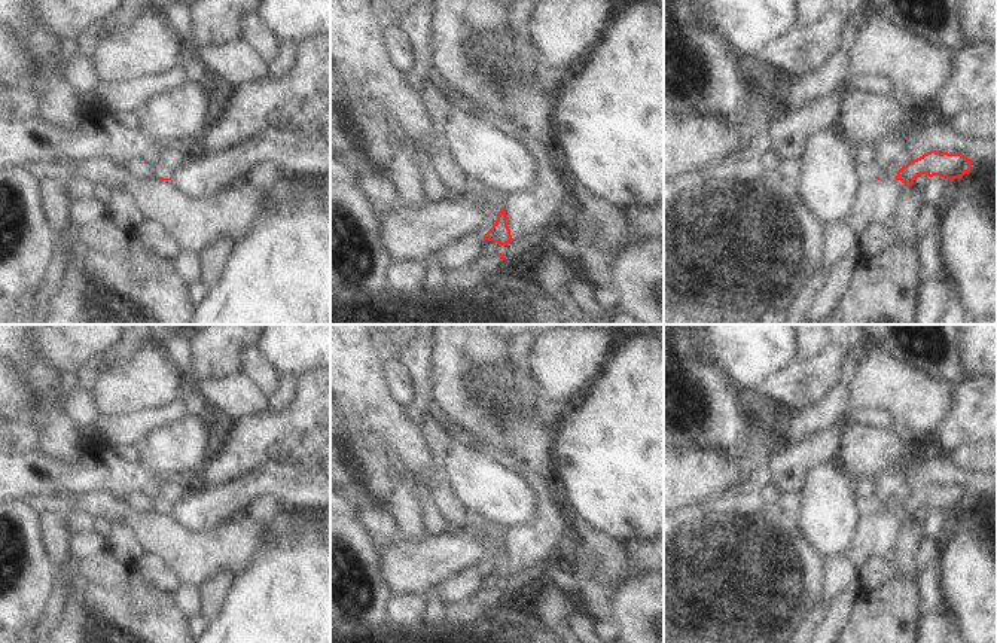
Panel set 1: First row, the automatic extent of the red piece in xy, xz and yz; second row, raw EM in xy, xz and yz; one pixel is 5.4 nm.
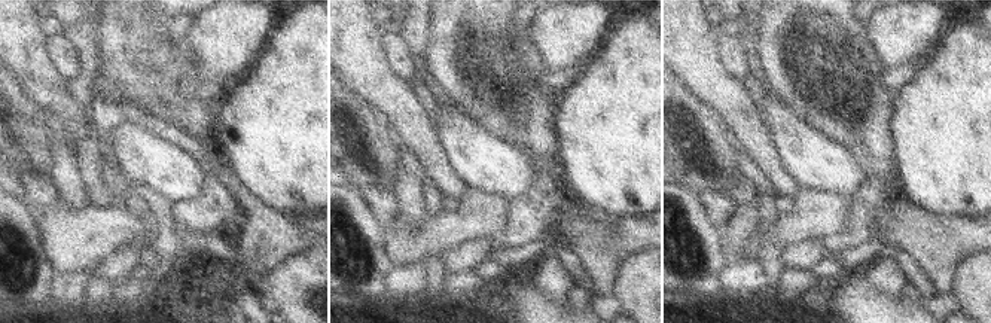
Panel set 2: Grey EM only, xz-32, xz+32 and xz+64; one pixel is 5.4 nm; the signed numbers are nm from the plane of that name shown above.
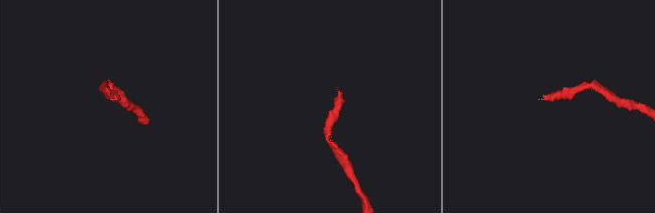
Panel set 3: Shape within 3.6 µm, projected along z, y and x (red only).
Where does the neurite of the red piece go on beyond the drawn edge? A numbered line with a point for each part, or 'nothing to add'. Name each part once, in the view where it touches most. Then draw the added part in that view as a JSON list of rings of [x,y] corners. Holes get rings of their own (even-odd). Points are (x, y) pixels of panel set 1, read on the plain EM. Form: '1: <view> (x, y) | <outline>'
nothing to add

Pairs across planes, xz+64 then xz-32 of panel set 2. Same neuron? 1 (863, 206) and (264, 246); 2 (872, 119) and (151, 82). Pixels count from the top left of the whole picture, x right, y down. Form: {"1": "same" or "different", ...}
{"1": "different", "2": "same"}

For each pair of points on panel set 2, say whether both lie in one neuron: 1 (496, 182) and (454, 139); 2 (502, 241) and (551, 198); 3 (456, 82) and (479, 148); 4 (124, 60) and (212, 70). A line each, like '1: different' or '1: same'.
1: same
2: same
3: different
4: different

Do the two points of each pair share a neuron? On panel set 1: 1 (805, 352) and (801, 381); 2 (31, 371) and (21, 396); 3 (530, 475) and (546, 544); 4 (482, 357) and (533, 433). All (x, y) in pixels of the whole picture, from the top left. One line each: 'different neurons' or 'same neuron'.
1: different neurons
2: different neurons
3: same neuron
4: same neuron

